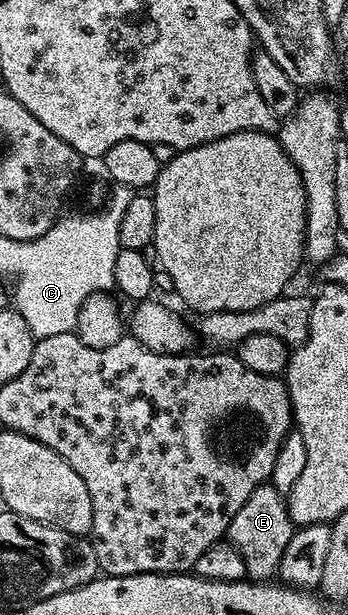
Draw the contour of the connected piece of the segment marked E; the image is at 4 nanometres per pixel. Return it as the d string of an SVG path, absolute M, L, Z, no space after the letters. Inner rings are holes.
M267 483L256 487L256 491L248 495L248 503L244 503L240 511L236 511L225 540L243 557L249 580L269 582L278 572L280 555L284 555L284 547L288 547L288 539L292 539L295 528L283 490L281 493L274 483Z

